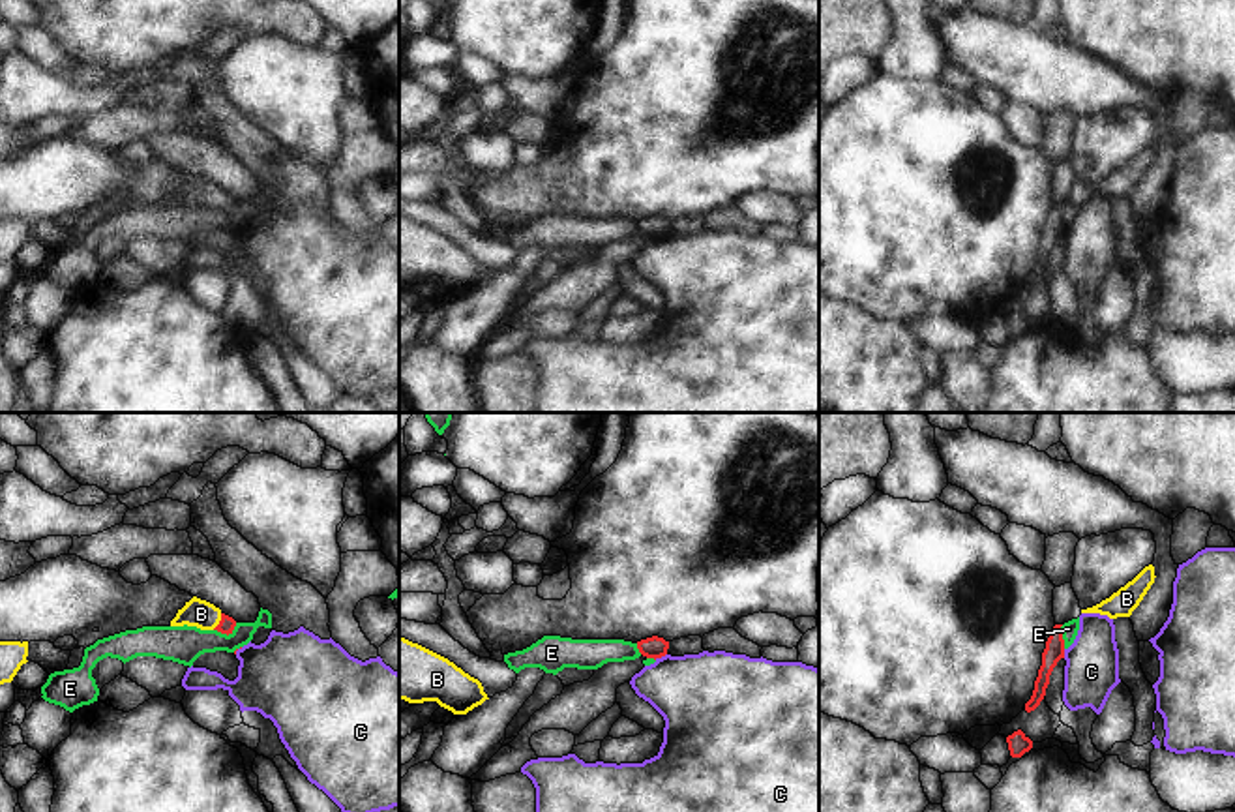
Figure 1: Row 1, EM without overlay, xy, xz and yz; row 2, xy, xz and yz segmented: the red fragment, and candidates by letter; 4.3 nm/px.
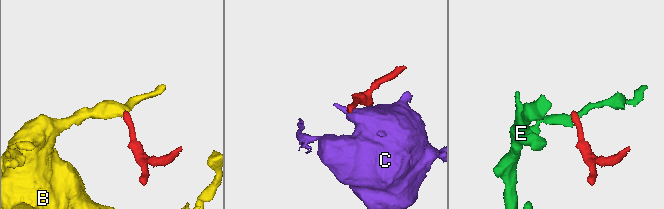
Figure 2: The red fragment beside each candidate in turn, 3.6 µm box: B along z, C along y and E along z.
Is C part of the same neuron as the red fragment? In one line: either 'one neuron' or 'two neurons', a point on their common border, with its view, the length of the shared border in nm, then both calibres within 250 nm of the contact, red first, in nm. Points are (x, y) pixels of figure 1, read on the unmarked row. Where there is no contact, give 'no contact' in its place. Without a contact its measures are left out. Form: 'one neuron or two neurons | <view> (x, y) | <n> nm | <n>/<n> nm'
two neurons | xz (660, 237) | 60 nm | 100/380 nm

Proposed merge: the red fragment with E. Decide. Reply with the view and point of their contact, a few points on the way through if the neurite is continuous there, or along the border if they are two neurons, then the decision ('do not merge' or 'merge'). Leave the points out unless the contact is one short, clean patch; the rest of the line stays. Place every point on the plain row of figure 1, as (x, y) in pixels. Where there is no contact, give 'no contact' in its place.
xy (225, 212) | along xy (237, 203), (227, 214), (214, 209) | do not merge

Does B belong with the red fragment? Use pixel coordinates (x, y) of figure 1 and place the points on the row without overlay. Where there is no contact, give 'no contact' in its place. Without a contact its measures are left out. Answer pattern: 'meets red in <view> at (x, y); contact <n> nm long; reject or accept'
meets red in xy at (220, 201); contact 80 nm long; accept

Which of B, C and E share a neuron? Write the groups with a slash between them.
B / C / E

